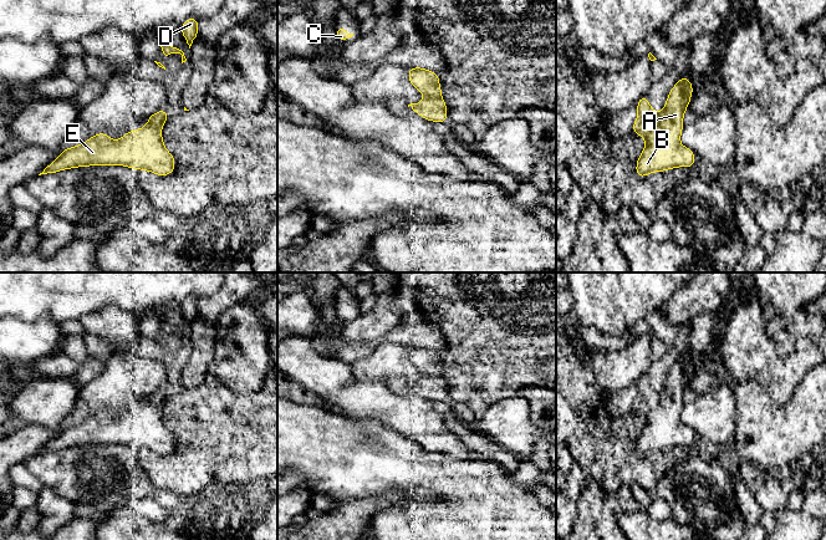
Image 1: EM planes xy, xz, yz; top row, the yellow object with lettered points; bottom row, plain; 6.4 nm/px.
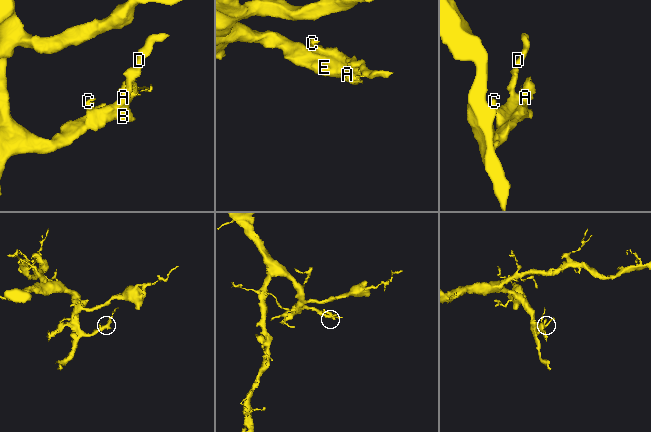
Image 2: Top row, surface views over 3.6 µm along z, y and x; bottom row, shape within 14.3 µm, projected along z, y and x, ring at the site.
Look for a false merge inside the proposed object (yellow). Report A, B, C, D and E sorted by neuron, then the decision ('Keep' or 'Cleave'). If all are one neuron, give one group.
Groups: A B E / C D. Cleave

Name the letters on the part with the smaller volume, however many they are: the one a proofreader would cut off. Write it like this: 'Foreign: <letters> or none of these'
Foreign: C, D

